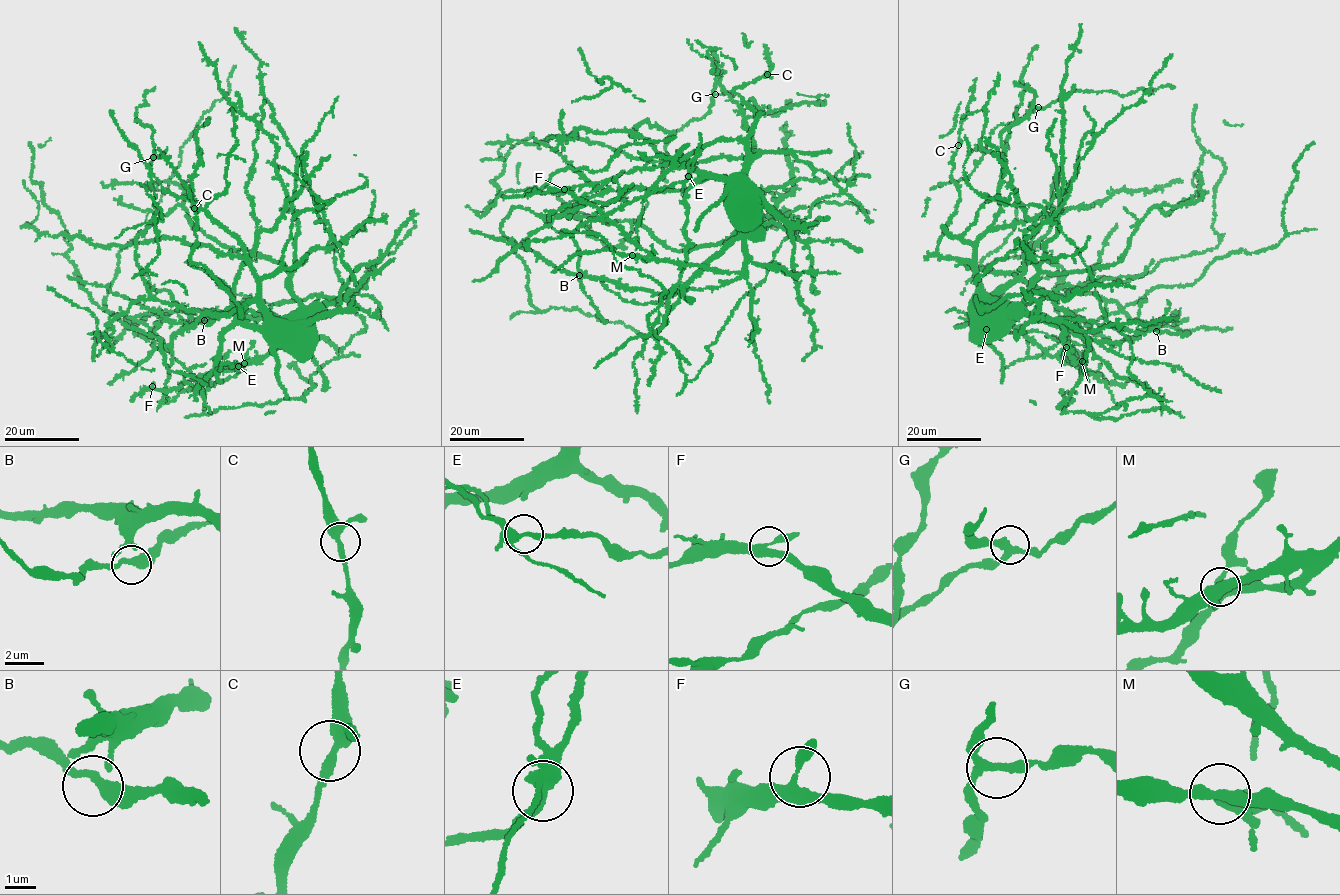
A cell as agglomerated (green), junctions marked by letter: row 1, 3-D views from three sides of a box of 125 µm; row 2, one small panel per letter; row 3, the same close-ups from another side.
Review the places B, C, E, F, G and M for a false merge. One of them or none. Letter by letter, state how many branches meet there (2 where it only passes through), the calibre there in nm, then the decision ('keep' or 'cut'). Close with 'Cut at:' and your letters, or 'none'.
B: branches 3; calibre 280 nm; keep
C: branches 3; calibre 320 nm; keep
E: branches 3; calibre 280 nm; keep
F: branches 3; calibre 320 nm; keep
G: branches 3; calibre 280 nm; keep
M: branches 3; calibre 280 nm; cut
Cut at: M

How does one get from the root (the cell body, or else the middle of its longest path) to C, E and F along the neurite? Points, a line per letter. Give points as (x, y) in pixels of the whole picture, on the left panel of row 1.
C: (275, 327), (265, 307), (253, 301), (240, 309), (205, 267), (191, 260), (197, 240), (194, 208)
E: (275, 327), (239, 322), (223, 333), (222, 350), (215, 361), (226, 366), (237, 364), (238, 366)
F: (275, 327), (274, 319), (327, 302), (314, 318), (262, 356), (234, 369), (196, 376), (168, 391), (152, 386)

